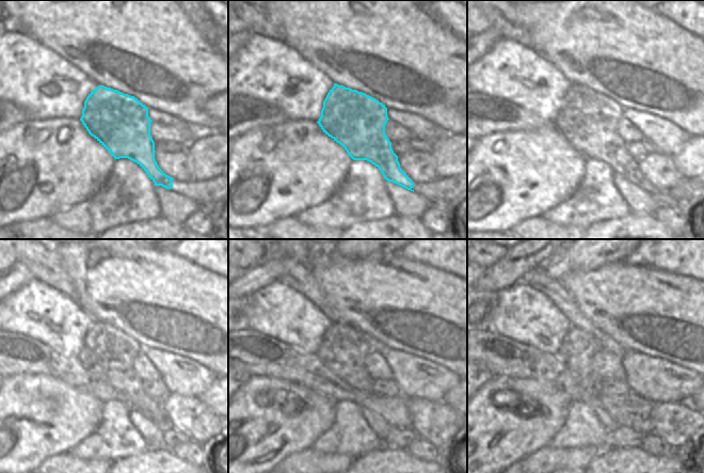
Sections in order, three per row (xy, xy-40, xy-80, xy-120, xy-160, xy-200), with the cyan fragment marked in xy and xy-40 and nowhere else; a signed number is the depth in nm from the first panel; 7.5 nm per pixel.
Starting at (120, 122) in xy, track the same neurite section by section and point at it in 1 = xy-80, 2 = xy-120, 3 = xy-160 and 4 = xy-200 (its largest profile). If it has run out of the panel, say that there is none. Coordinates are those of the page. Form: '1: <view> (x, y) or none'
1: xy-80 (589, 120)
2: xy-120 (108, 353)
3: xy-160 (344, 350)
4: xy-200 (578, 347)

